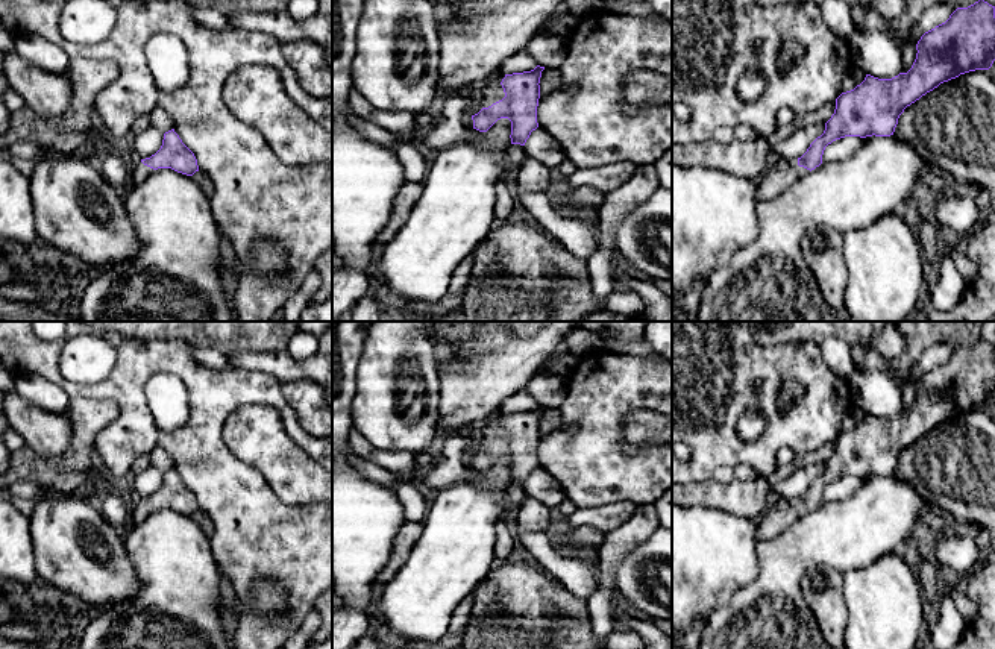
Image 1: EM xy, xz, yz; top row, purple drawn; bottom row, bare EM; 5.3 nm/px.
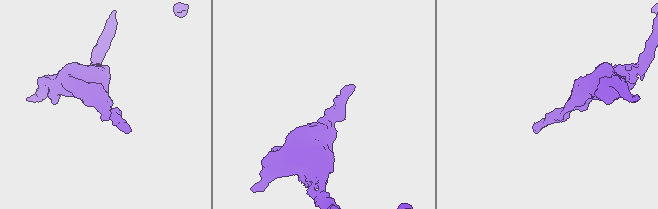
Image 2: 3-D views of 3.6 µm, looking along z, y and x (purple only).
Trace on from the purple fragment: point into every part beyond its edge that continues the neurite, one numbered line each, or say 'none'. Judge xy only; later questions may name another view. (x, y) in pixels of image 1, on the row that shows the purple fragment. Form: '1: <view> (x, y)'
1: xy (138, 172)

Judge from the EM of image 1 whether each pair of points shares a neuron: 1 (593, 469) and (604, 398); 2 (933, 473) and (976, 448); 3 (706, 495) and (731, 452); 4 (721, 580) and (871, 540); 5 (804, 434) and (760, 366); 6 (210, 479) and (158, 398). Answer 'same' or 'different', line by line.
1: same
2: same
3: different
4: different
5: same
6: different

